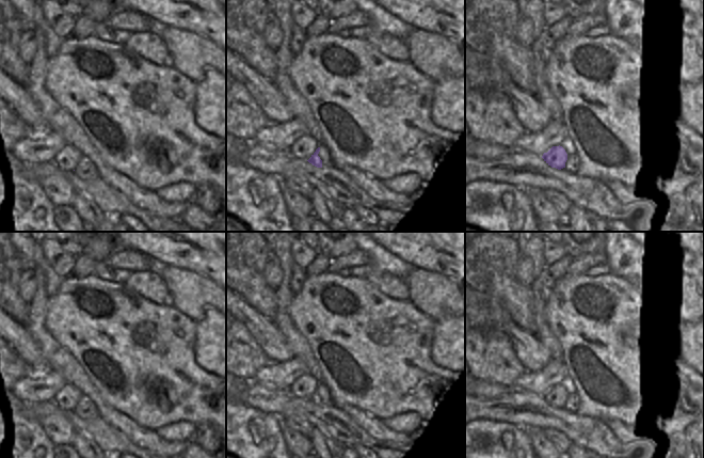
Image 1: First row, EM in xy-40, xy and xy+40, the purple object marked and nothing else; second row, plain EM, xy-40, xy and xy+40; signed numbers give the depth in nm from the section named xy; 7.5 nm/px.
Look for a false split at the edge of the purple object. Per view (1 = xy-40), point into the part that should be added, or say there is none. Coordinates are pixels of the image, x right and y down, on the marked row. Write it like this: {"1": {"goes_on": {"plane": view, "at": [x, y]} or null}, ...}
{"1": {"goes_on": null}}

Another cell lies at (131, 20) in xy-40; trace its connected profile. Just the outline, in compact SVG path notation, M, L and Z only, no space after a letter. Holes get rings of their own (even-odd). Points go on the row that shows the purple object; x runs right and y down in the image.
M115 7L102 22L112 29L140 33L151 31L151 23L157 21L135 10Z

